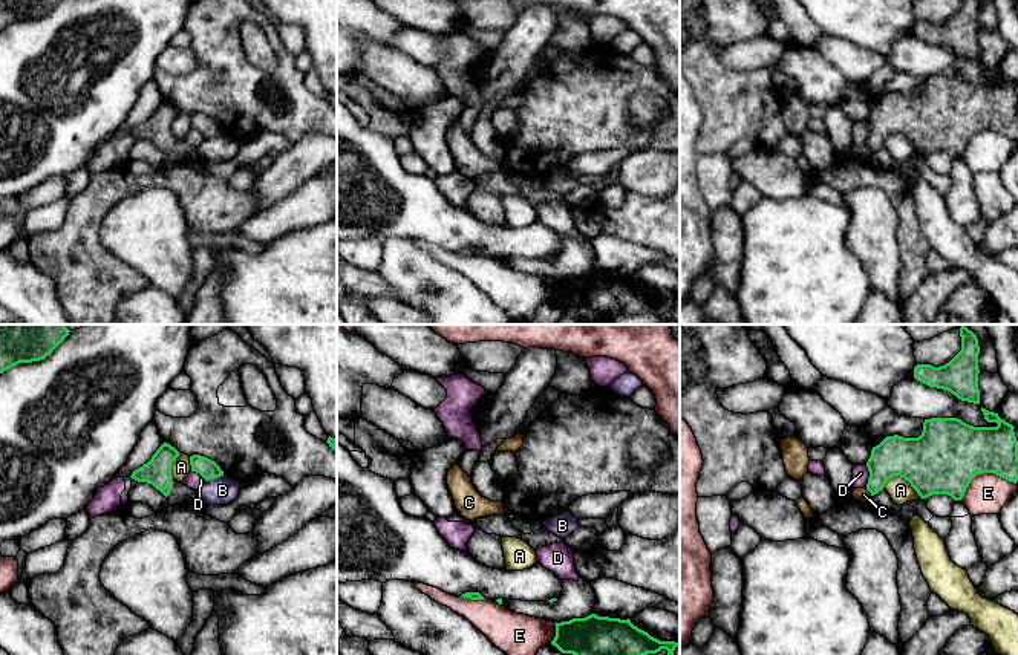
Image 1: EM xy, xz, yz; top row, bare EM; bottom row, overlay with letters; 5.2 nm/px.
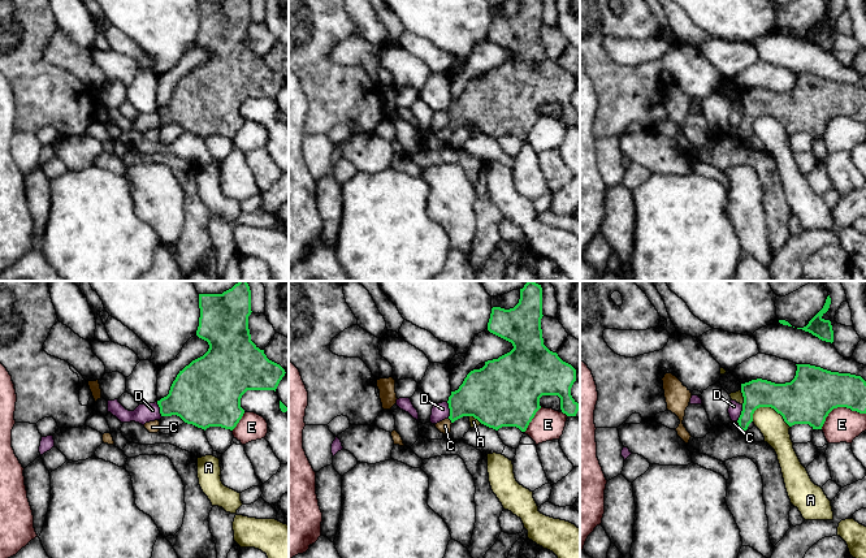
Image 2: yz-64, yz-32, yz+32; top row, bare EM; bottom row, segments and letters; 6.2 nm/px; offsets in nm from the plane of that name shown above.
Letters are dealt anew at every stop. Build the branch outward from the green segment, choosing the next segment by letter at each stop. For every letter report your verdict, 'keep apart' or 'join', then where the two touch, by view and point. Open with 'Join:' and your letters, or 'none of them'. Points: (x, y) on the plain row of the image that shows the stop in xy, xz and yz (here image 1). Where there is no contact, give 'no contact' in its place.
Join: none of them
A: keep apart; meets green in yz at (902, 133)
B: keep apart; meets green in xy at (215, 135)
C: keep apart; meets green in yz at (868, 147)
D: keep apart; meets green in yz at (870, 133)
E: keep apart; meets green in yz at (983, 129)

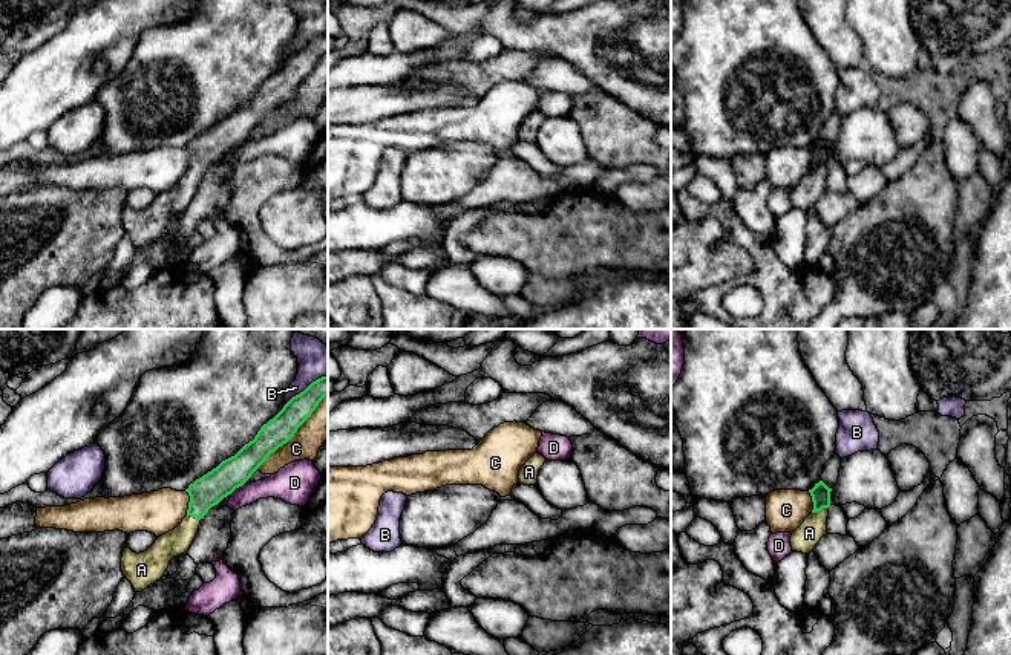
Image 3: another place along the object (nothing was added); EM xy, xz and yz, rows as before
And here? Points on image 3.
Join: A
A: join; meets green in yz at (820, 167)
B: keep apart; meets green in xy at (308, 43)
C: keep apart; meets green in xy at (294, 89)
D: keep apart; meets green in xy at (242, 141)

